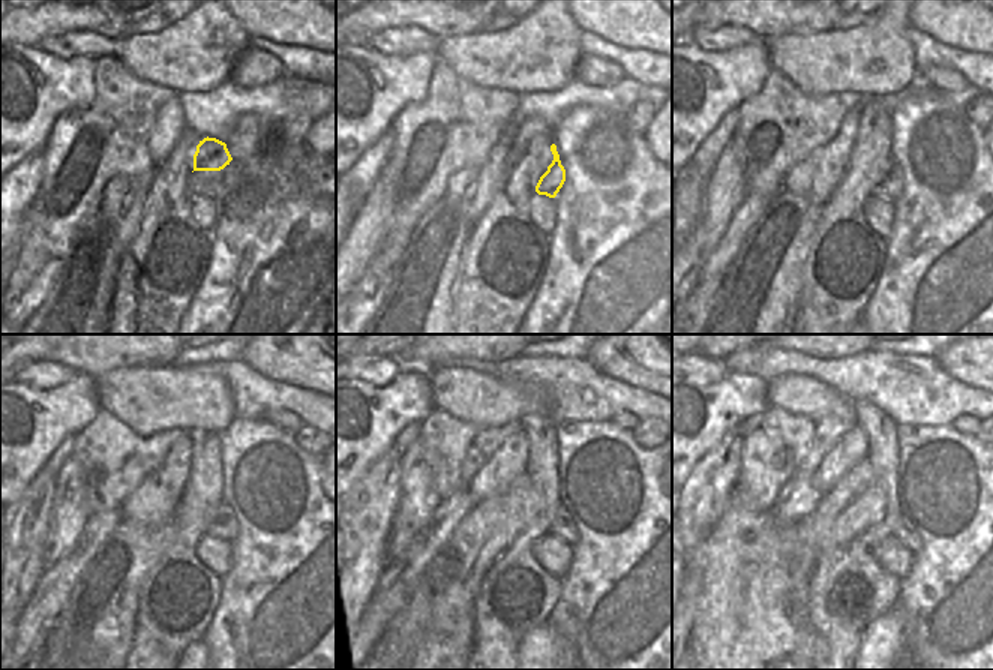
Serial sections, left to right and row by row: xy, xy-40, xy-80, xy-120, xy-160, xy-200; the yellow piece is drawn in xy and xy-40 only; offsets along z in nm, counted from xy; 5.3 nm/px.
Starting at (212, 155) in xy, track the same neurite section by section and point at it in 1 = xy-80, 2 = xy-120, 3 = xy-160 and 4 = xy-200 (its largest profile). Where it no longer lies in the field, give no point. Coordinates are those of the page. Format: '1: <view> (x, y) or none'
1: xy-80 (890, 188)
2: xy-120 (222, 525)
3: xy-160 (561, 526)
4: xy-200 (905, 532)

